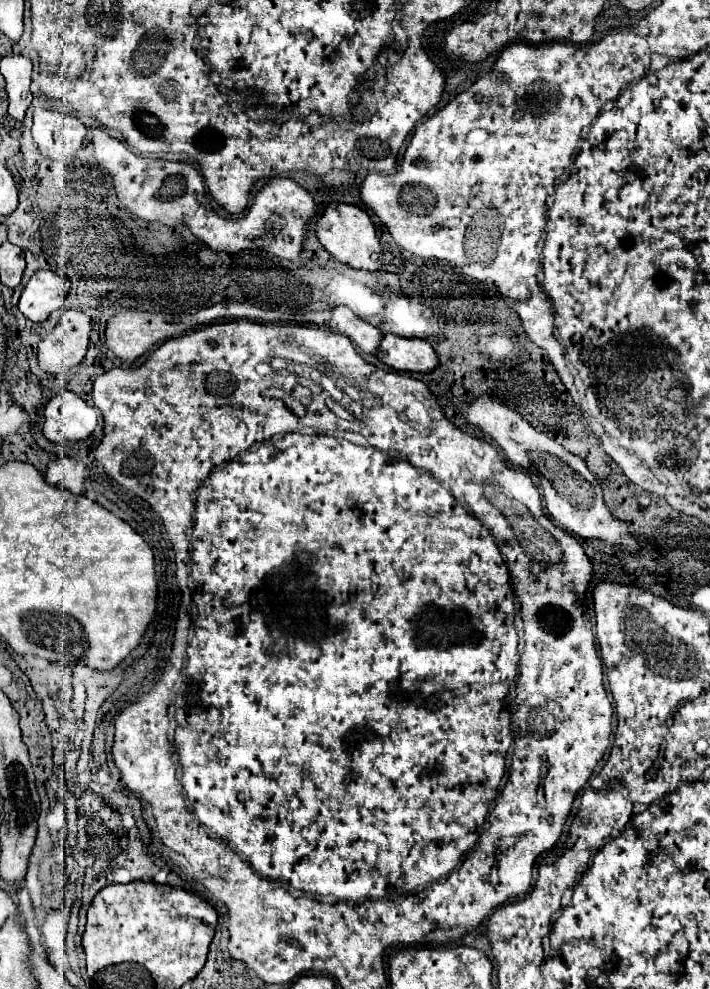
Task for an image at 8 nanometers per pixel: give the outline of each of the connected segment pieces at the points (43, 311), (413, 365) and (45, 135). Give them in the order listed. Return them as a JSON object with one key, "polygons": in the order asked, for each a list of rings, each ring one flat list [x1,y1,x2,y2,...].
{"polygons":[[[38,270,22,290,18,308,28,320,42,322,64,304,66,294,66,280,50,270]],[[382,334,378,360,400,372,432,372,438,366,438,354,426,340,408,340]],[[36,108,32,138,42,156,52,160,70,160,86,138,86,126,72,114]]]}

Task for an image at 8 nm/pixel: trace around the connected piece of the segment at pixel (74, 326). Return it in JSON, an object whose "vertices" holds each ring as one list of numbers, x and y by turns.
{"vertices":[[78,310,64,312,58,326,38,344,38,364,44,372,62,374,82,362,90,342,92,322]]}

